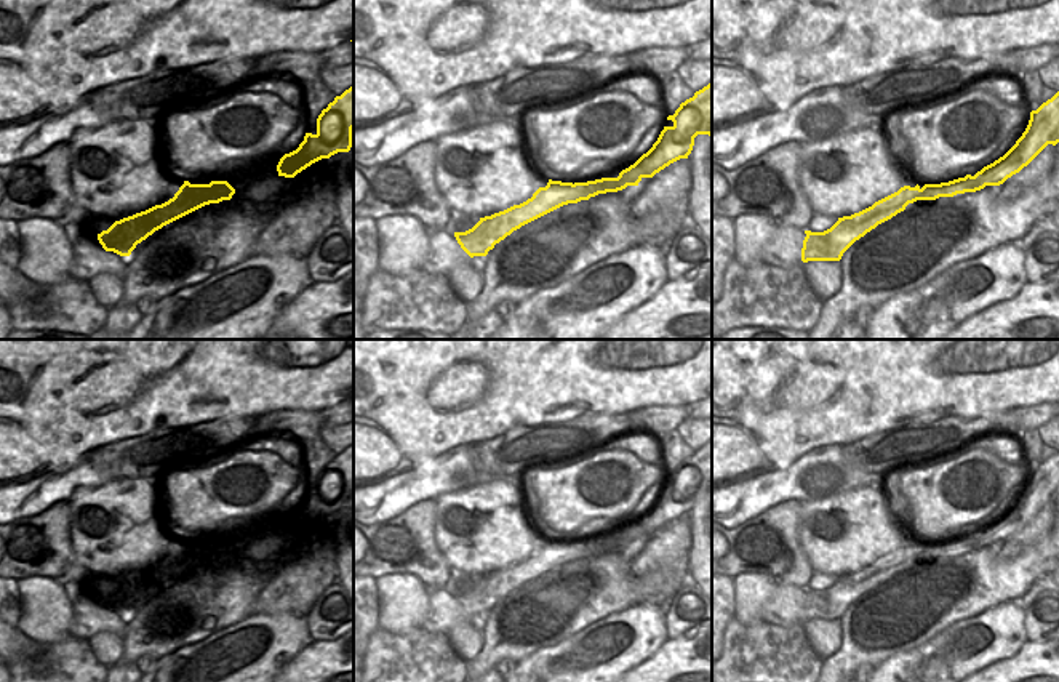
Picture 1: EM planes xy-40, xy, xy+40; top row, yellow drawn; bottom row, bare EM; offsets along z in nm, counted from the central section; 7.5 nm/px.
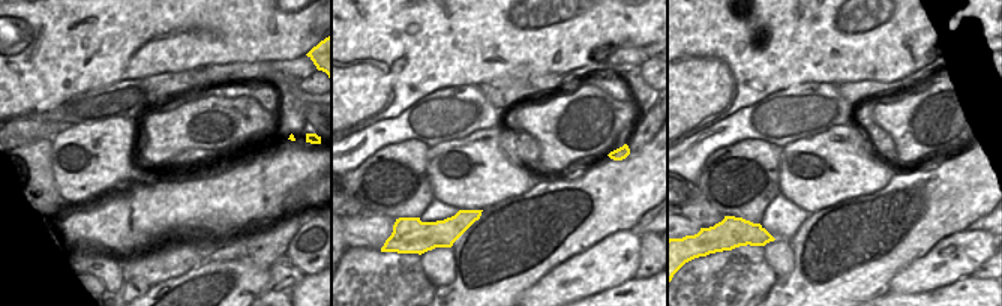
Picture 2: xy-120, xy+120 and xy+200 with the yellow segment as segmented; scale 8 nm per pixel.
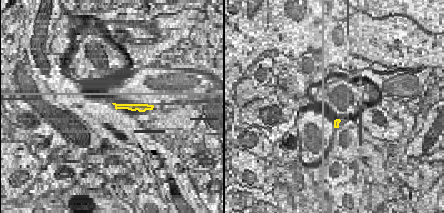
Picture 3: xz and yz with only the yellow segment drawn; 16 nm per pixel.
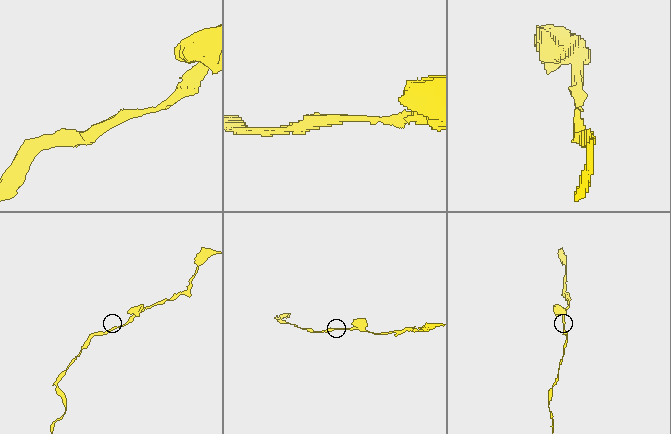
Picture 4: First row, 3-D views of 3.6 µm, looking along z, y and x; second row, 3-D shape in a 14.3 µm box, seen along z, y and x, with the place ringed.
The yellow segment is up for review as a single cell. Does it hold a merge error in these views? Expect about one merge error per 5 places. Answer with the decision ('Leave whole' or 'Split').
Leave whole

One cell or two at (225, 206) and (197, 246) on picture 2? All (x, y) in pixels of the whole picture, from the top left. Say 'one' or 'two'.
two

